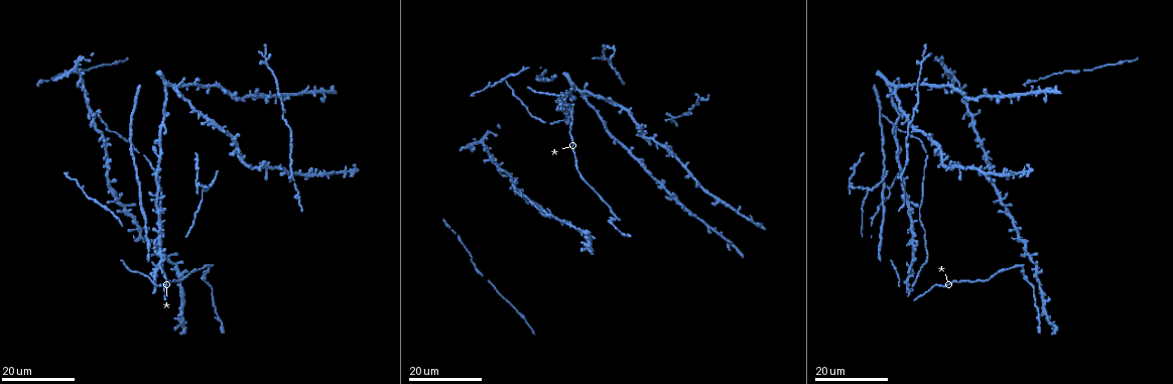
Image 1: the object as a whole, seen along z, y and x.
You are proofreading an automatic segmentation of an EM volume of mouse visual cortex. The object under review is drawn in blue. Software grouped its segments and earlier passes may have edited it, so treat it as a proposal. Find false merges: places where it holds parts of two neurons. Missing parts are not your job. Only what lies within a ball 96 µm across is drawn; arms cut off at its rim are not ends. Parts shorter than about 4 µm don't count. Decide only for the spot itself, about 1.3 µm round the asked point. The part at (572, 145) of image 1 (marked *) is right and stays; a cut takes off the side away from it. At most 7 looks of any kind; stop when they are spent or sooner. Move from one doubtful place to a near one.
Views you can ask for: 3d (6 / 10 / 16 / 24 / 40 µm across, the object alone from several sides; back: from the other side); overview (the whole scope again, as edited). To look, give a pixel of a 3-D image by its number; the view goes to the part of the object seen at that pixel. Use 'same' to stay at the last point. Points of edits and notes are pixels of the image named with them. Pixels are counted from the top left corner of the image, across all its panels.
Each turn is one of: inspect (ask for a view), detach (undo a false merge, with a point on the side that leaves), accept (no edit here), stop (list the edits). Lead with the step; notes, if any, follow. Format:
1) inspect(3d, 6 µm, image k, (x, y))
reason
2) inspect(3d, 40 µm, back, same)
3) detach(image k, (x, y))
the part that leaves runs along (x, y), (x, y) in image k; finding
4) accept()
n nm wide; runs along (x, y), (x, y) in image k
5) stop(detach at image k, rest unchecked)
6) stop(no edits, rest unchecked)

inspect(3d, 16 µm, image 1, (915, 111))
a narrow waist

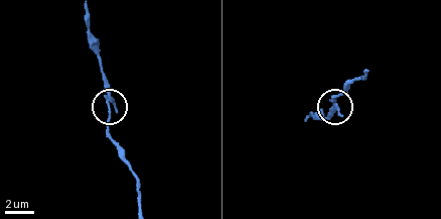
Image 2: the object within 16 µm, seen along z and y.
inspect(3d, 6 µm, image 2, (108, 109))

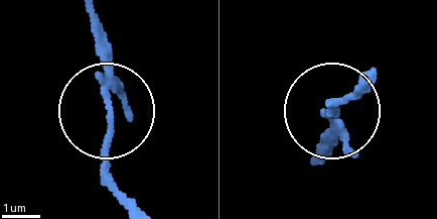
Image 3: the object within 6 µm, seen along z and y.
accept()
continuous, no second neuron

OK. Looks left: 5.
inspect(3d, 16 µm, image 1, (922, 205))
arms part here

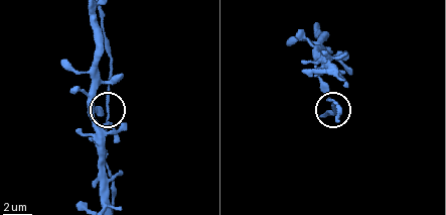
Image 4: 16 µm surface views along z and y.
inspect(3d, 10 µm, image 4, (109, 111))

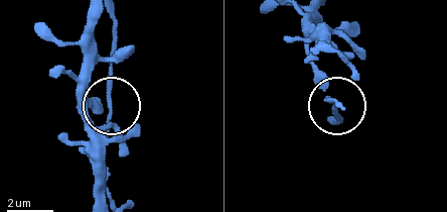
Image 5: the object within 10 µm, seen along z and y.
accept()
3 arms; all the same neuron

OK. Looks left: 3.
inspect(3d, 24 µm, image 1, (157, 201))
four arms meet

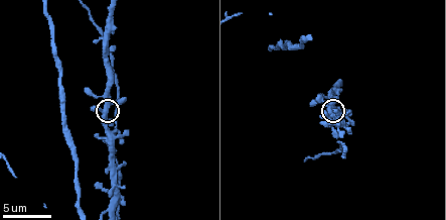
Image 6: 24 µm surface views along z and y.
inspect(3d, 6 µm, image 6, (106, 112))

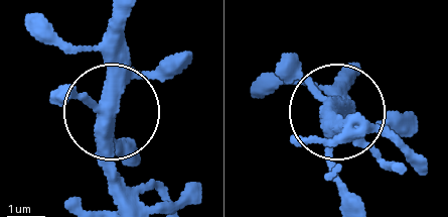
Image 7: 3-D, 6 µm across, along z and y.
accept()
continuous, no second neuron

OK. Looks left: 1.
stop(no edits, rest unchecked)

